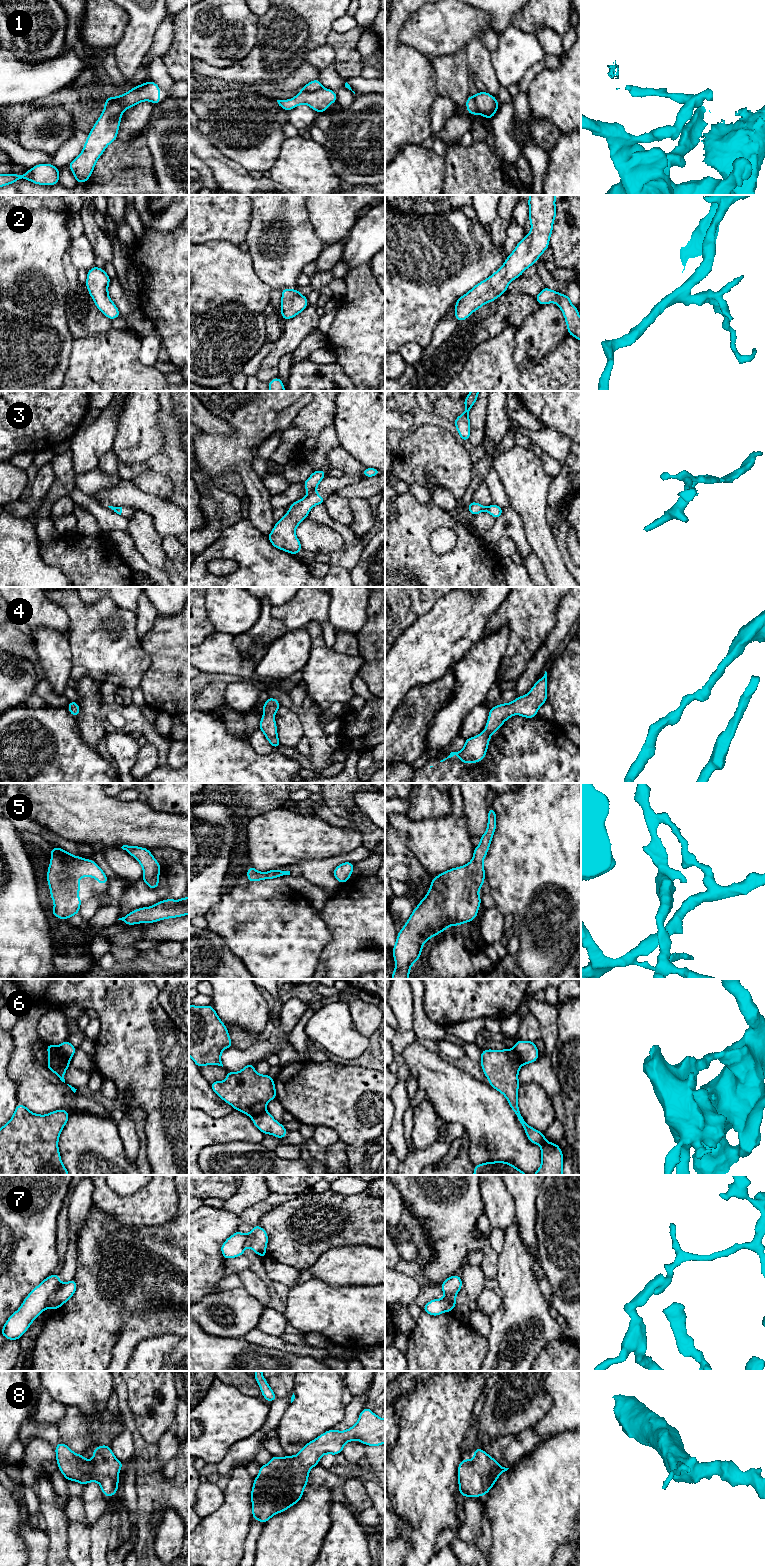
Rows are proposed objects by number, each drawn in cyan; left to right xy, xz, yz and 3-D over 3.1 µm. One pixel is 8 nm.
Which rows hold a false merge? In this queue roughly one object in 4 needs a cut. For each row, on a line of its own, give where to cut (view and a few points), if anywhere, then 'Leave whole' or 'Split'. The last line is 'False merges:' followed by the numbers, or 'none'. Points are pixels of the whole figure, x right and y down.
1: Split along xy (105, 105), (112, 101), (118, 101), (124, 110). Split
2: No split. Leave whole
3: Split along xz (314, 489), (308, 494). Split
4: No split. Leave whole
5: No split. Leave whole
6: Split along xy (57, 1046), (69, 1059). Split
7: Split along xy (61, 1284), (51, 1297), (48, 1306). Split
8: No split. Leave whole
False merges: 1, 3, 6, 7

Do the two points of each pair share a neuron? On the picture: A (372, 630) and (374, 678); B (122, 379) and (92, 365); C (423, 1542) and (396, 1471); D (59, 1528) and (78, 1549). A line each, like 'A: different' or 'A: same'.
A: same
B: same
C: same
D: different

